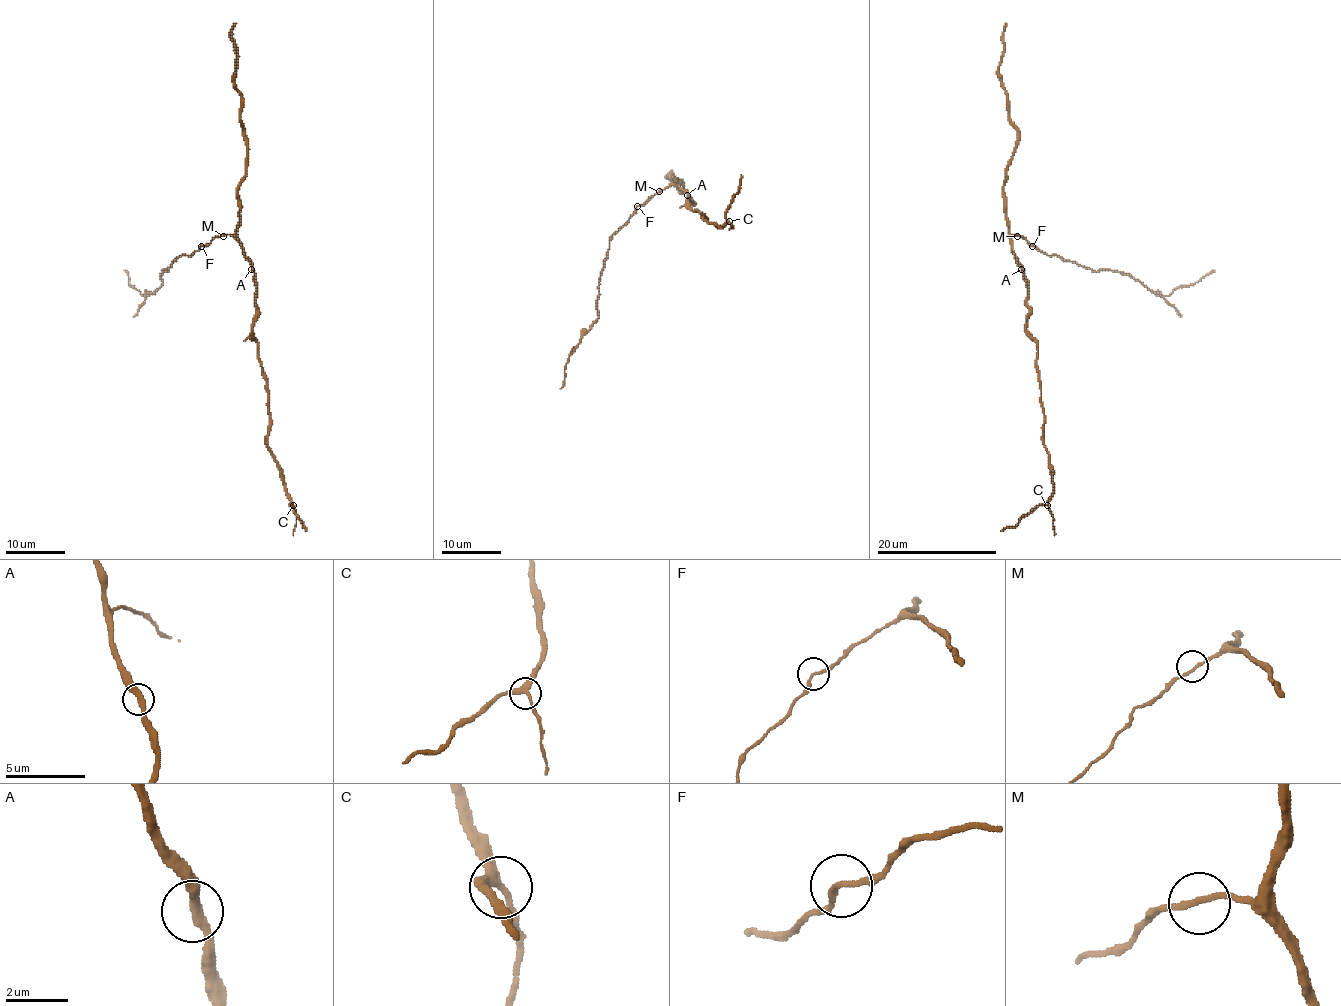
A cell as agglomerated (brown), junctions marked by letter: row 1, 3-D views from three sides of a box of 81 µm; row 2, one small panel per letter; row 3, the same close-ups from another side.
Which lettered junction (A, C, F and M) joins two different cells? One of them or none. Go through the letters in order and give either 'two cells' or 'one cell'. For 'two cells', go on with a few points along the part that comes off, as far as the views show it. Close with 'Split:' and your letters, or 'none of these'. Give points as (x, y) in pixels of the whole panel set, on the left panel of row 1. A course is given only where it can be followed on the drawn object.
A: one cell
C: one cell
F: one cell
M: one cell
Split: none of these

